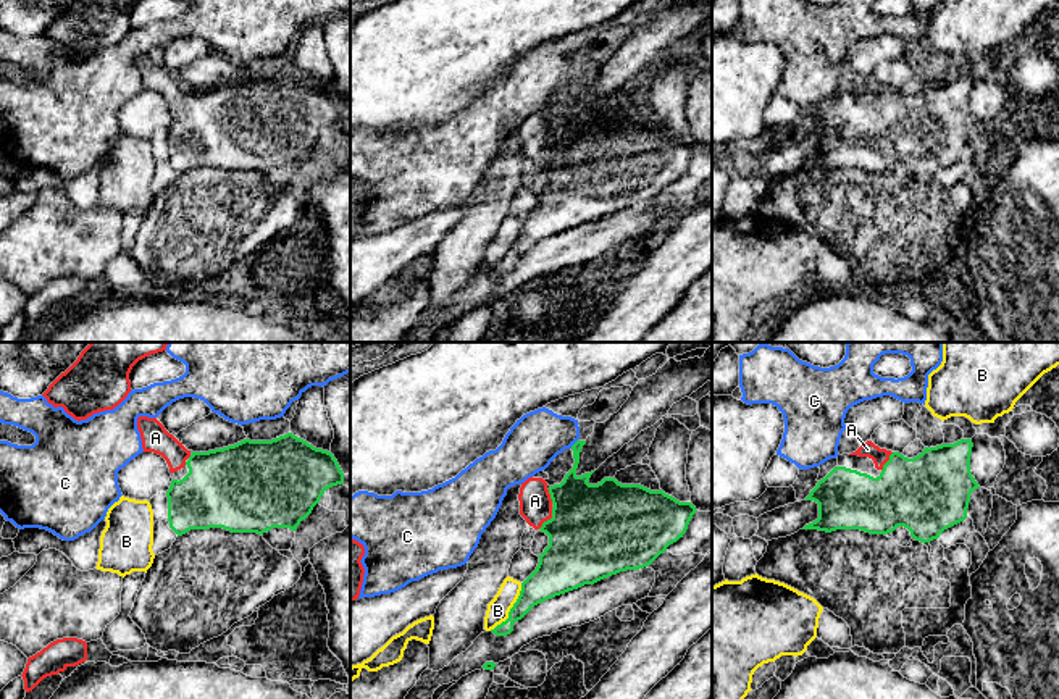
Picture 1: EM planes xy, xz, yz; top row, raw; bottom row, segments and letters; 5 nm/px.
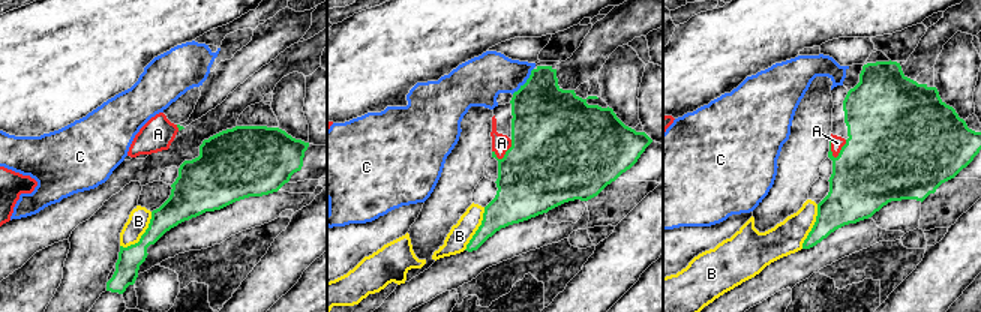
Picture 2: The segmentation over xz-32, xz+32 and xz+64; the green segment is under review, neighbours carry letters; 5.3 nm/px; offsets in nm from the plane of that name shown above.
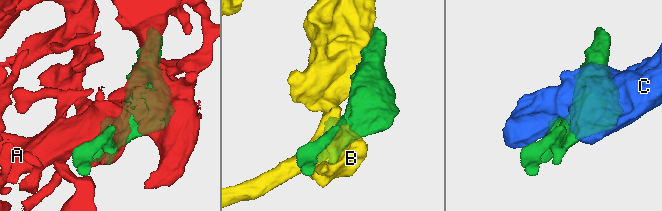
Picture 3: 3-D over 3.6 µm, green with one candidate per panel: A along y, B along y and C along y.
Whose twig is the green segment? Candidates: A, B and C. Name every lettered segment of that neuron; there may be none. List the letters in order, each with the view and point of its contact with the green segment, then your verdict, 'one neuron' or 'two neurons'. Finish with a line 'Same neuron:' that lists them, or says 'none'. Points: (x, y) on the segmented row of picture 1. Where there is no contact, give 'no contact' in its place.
A: contact xz (548, 520); one neuron
B: contact xz (510, 609); two neurons
C: contact xz (573, 444); two neurons
Same neuron: A

